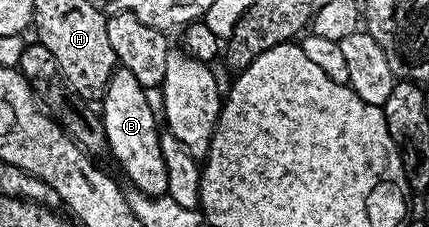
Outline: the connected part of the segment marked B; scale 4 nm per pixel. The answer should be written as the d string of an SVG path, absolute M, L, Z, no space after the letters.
M117 67L108 80L108 86L102 98L102 116L104 118L104 137L108 140L107 152L116 156L125 175L132 183L131 188L148 197L162 197L167 194L166 163L162 159L160 146L161 130L158 125L158 113L152 110L148 102L149 90L134 79L130 71Z

